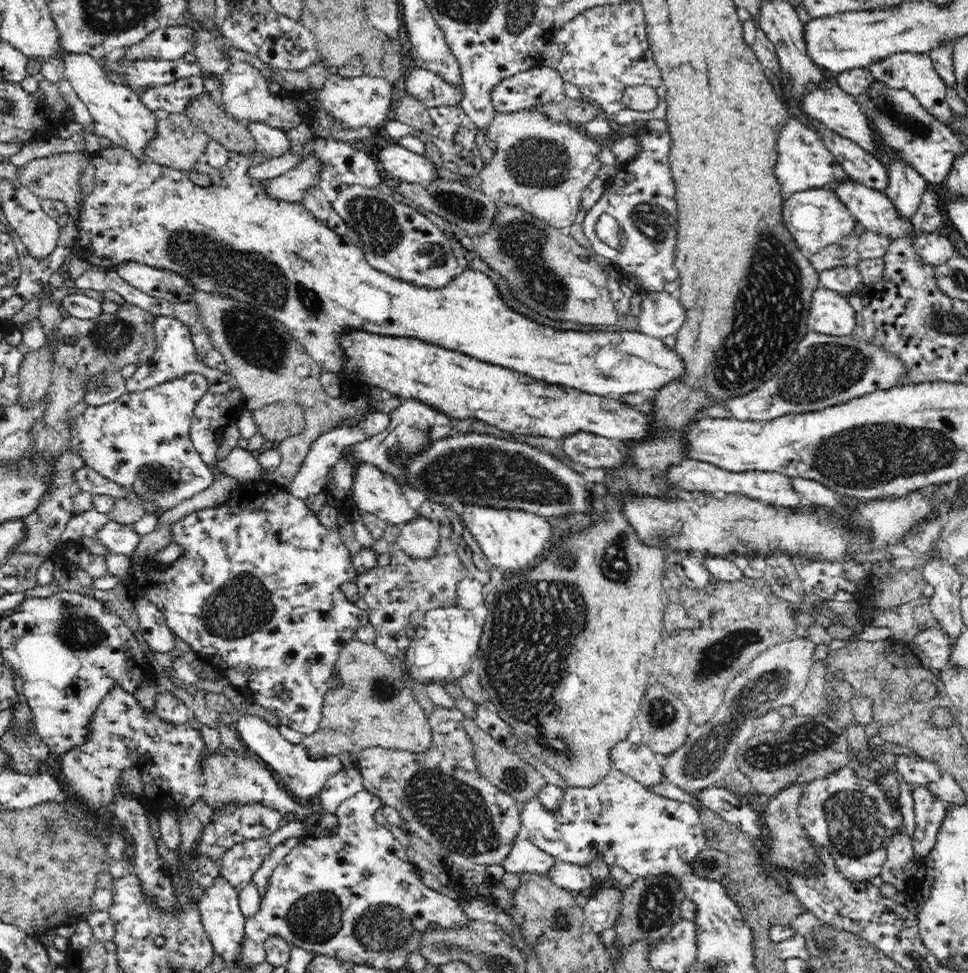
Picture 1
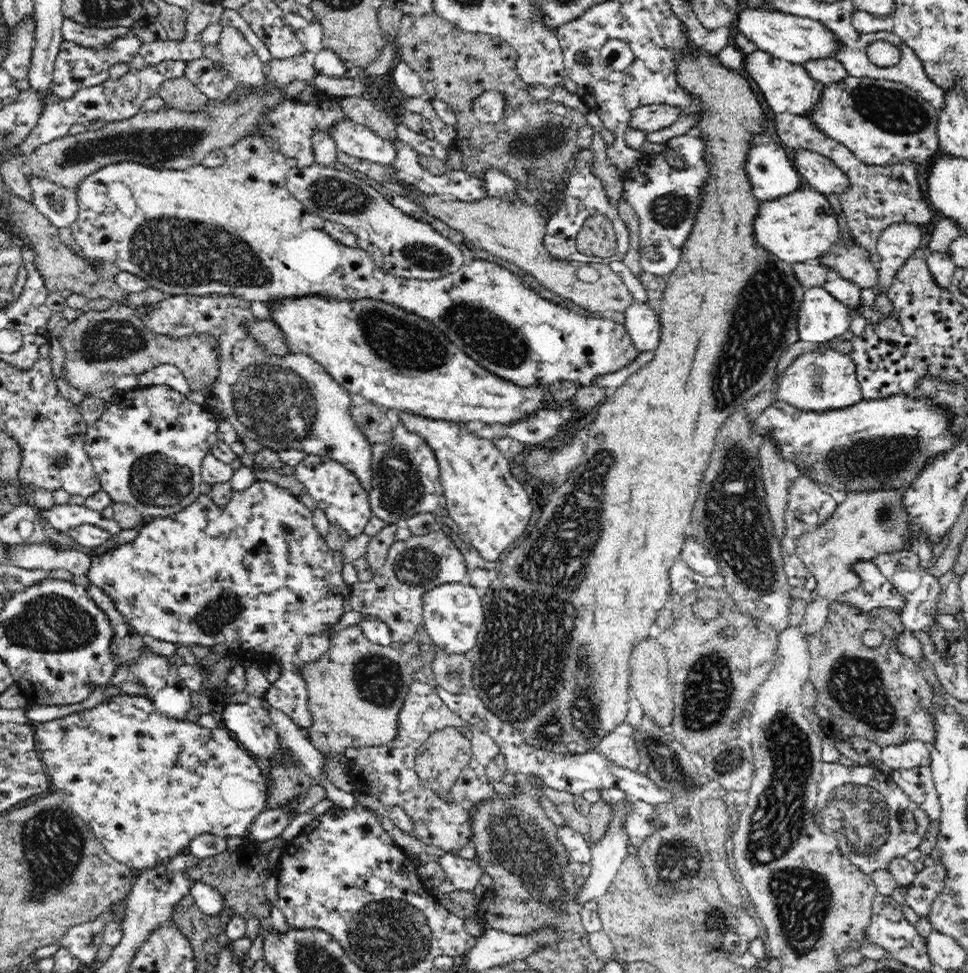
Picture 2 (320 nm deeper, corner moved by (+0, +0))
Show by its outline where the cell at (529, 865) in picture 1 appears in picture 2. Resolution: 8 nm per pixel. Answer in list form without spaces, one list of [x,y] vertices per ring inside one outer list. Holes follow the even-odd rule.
[[[446,854],[440,859],[447,879],[458,890],[475,892],[475,888],[479,885],[478,880],[485,872],[485,868],[481,867],[476,858],[469,860],[457,855]]]

